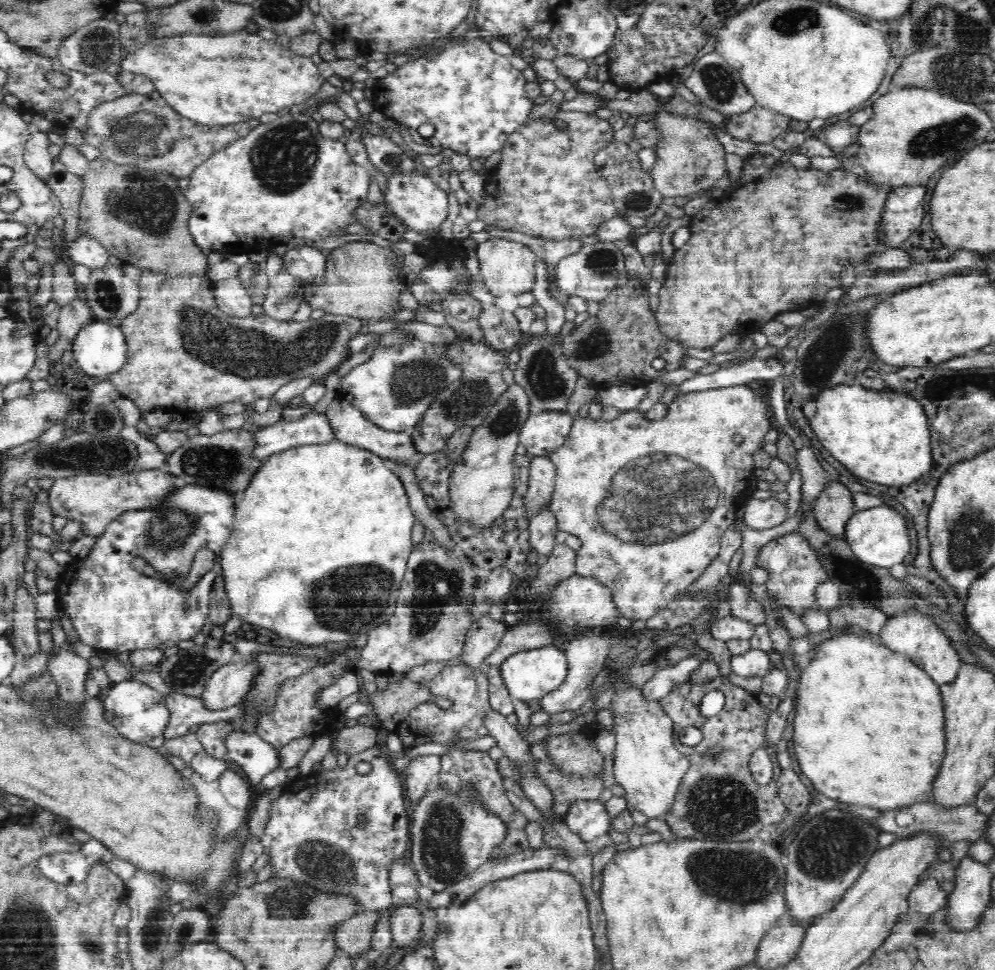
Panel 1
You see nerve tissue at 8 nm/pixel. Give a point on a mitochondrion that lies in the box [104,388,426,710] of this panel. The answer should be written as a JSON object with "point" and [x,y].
{"point":[169,541]}

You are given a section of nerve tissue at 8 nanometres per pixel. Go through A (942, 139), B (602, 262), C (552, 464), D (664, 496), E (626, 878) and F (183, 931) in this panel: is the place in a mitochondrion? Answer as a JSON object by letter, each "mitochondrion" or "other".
{"A":"mitochondrion","B":"mitochondrion","C":"other","D":"mitochondrion","E":"other","F":"mitochondrion"}

